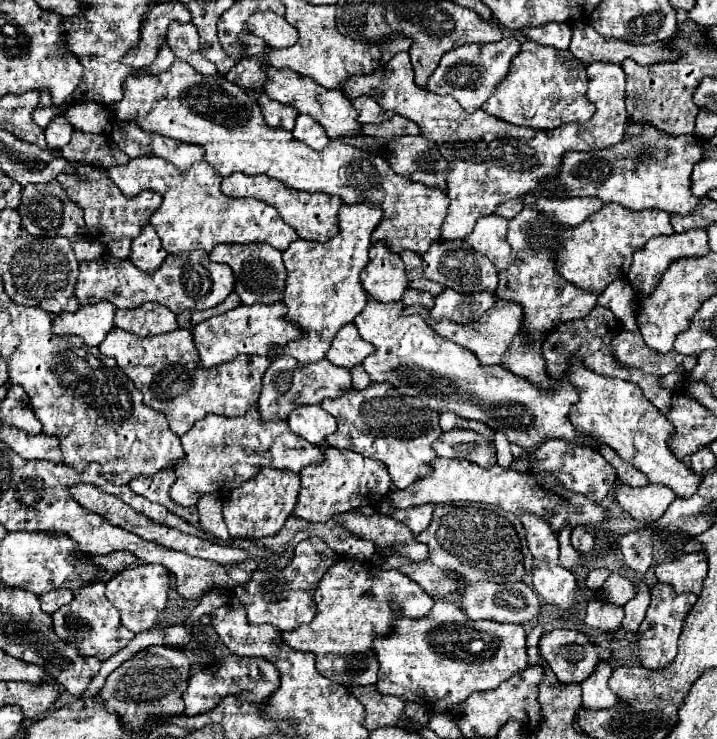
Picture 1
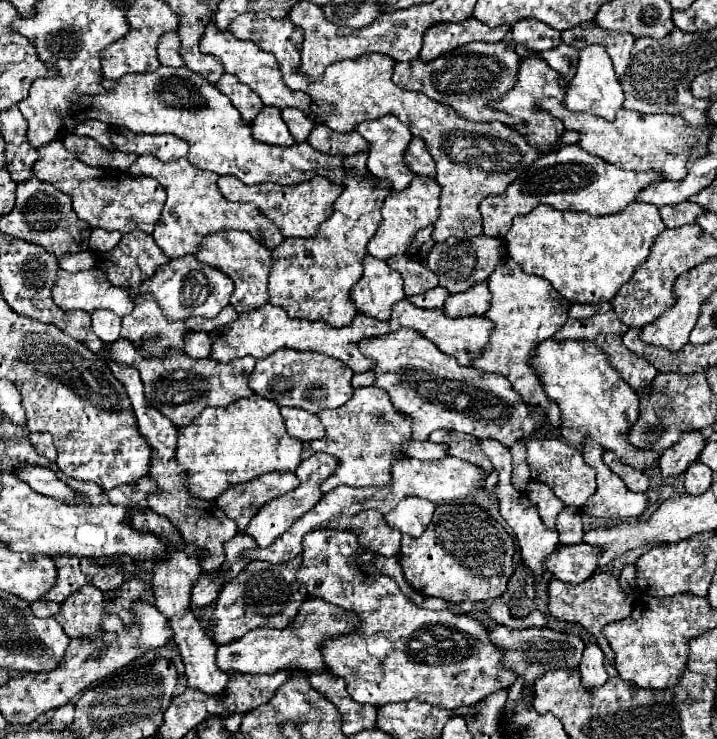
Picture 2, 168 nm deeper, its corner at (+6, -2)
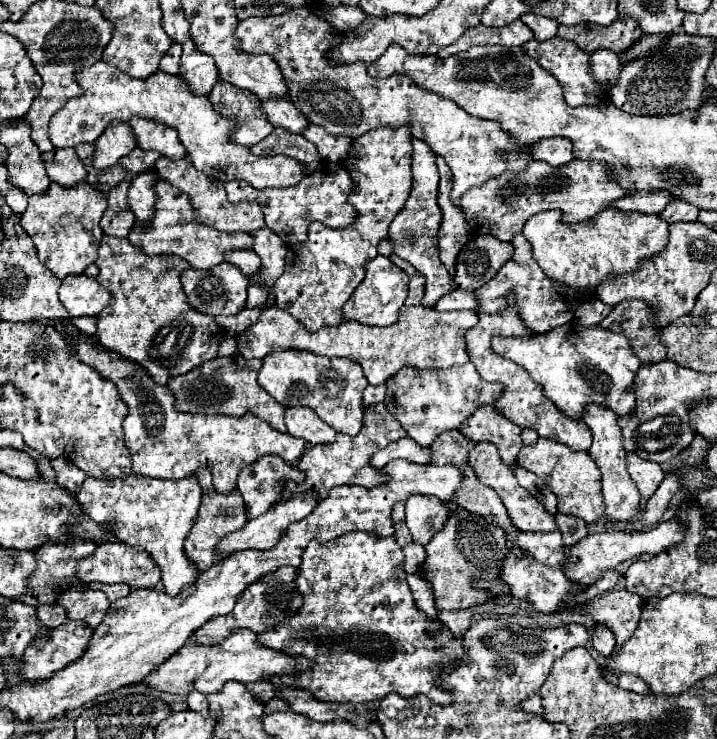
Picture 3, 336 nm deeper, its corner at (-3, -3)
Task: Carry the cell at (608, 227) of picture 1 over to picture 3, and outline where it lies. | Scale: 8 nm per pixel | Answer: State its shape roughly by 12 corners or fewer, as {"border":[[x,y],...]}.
{"border":[[614,208],[524,224],[544,274],[576,290],[666,248],[658,216]]}

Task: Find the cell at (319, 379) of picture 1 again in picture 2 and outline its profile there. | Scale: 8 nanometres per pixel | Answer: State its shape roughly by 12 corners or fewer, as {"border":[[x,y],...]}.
{"border":[[277,349],[249,375],[255,395],[309,413],[351,395],[351,367]]}

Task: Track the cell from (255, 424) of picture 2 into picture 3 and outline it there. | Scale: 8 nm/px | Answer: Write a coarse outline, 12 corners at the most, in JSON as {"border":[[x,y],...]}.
{"border":[[66,334],[116,384],[132,472],[160,479],[210,466],[216,490],[264,454],[298,462],[306,442],[246,414],[180,412],[134,360]]}

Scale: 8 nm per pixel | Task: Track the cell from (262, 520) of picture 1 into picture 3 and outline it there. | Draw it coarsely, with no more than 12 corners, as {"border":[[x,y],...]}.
{"border":[[276,454],[238,474],[248,520],[262,516],[282,494],[286,478],[304,474]]}

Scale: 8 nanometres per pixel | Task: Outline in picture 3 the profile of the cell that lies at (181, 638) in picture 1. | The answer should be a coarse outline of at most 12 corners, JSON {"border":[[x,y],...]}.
{"border":[[188,694],[188,710],[208,716],[208,700],[204,694]]}

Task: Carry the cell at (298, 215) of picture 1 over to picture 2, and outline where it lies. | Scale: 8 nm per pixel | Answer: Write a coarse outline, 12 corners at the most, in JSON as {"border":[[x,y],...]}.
{"border":[[313,177],[283,187],[217,181],[255,203],[285,237],[315,237],[343,187]]}

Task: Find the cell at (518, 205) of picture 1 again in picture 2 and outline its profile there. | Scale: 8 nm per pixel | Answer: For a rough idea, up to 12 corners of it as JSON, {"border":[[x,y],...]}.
{"border":[[579,145],[537,159],[503,195],[481,201],[483,233],[513,217],[621,213],[659,171],[625,171]]}

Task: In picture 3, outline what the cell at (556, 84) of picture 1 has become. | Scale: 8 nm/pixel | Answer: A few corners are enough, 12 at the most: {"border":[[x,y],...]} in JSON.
{"border":[[546,138],[536,142],[534,160],[554,168],[574,160],[568,138]]}

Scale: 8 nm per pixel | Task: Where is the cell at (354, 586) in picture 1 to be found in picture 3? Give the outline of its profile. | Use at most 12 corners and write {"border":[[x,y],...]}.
{"border":[[252,630],[222,644],[184,644],[144,678],[182,696],[220,692],[230,680],[304,670],[260,646]]}

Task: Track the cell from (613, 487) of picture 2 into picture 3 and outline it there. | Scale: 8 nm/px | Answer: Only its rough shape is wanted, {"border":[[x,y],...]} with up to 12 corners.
{"border":[[588,404],[590,456],[602,472],[606,516],[636,520],[640,494],[610,408]]}

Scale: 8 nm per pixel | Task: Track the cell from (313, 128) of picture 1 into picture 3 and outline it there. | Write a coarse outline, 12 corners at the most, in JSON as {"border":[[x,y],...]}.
{"border":[[286,98],[262,100],[272,126],[302,134],[308,120]]}

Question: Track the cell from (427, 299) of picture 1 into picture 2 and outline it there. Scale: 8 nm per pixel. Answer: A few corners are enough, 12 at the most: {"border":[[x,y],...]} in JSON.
{"border":[[435,287],[407,297],[421,309],[441,309],[449,291]]}

